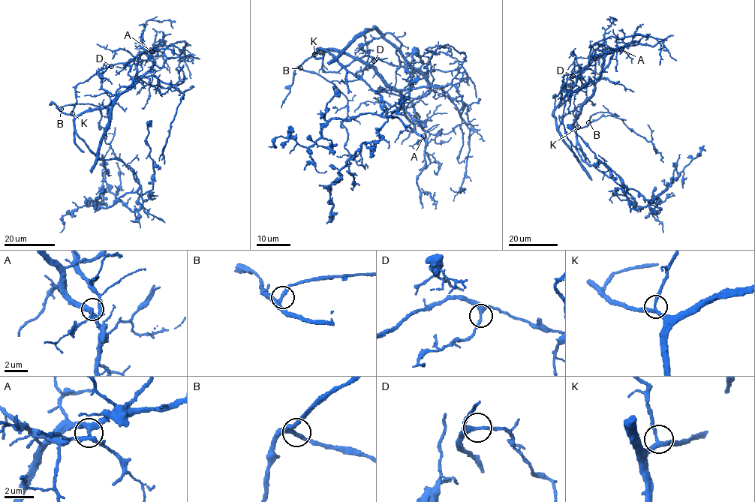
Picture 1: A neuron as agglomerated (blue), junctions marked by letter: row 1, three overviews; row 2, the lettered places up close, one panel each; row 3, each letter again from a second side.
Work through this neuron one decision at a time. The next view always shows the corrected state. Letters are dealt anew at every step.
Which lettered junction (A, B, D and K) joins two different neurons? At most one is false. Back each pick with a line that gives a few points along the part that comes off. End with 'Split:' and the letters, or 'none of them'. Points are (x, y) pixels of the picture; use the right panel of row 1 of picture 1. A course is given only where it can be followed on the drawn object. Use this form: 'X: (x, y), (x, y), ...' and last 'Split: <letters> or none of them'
A: (621, 49), (601, 44), (595, 50), (555, 109), (556, 124), (577, 105), (588, 100), (594, 106)
Split: A

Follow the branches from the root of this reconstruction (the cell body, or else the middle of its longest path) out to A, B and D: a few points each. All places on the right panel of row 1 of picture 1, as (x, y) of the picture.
A: (576, 128), (575, 121), (592, 94), (602, 70), (615, 51), (621, 49)
B: (576, 128), (584, 127), (588, 122)
D: (576, 128), (576, 118), (573, 110), (587, 97), (570, 79), (573, 76)

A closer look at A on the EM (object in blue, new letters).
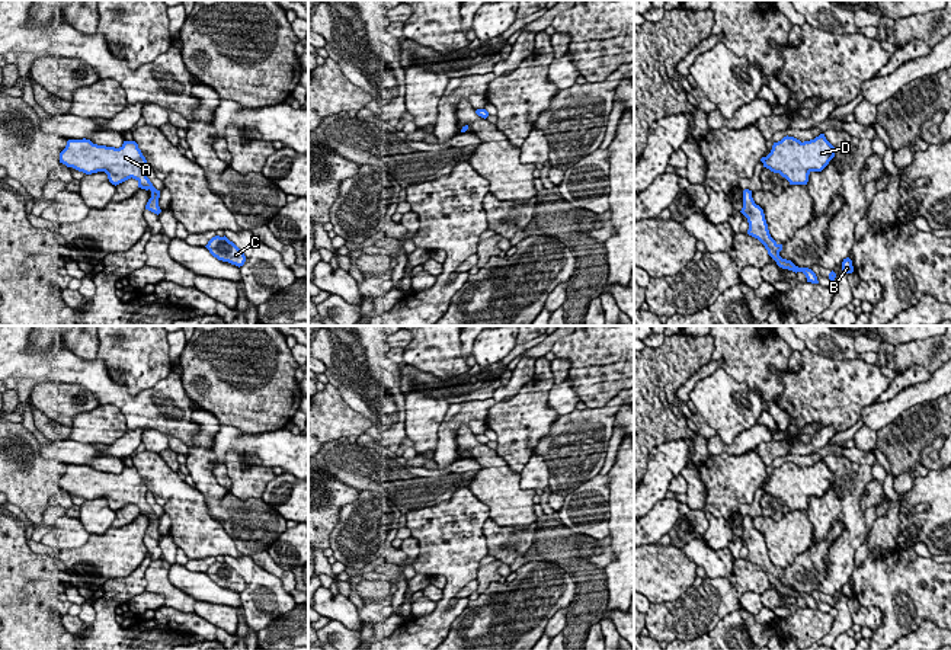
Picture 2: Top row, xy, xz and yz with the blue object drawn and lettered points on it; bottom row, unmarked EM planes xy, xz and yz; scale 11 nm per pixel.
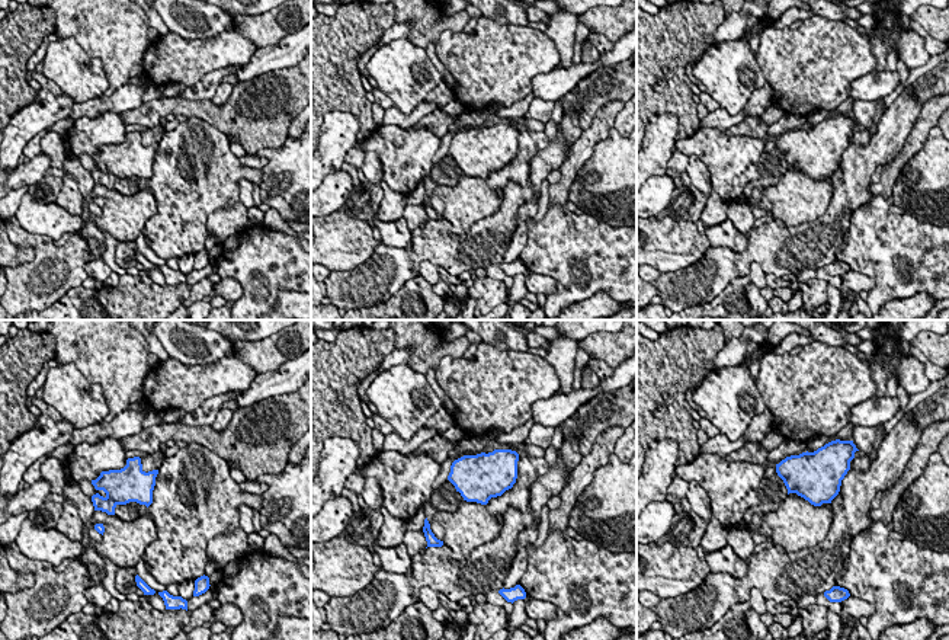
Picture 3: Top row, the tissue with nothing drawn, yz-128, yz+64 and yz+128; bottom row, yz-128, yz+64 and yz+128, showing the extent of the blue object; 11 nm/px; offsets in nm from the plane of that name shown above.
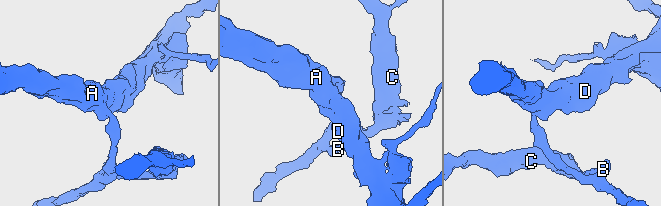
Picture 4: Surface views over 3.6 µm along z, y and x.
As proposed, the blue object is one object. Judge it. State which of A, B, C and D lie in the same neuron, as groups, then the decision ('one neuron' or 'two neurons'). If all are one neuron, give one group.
A D / B C; two neurons

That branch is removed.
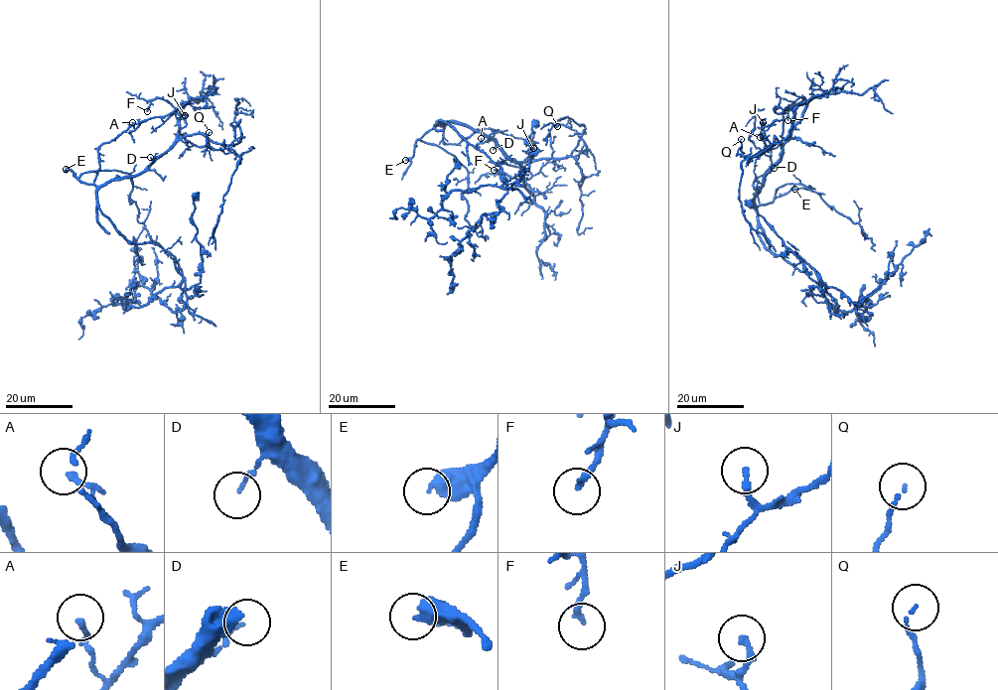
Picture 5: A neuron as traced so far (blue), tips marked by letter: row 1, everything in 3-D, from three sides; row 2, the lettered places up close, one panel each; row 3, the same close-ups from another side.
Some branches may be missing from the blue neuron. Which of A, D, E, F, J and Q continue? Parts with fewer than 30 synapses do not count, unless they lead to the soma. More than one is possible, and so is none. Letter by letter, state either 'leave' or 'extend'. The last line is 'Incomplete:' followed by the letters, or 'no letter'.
A: leave
D: leave
E: extend
F: leave
J: leave
Q: leave
Incomplete: E

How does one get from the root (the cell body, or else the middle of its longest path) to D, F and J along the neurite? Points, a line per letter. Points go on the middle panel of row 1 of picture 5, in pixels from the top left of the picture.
D: (438, 121), (462, 123), (481, 131), (495, 142), (493, 150)
F: (438, 121), (462, 123), (481, 131), (519, 165), (522, 180), (494, 170)
J: (438, 121), (481, 131), (519, 165), (521, 180), (530, 177), (522, 168), (531, 160), (533, 148)

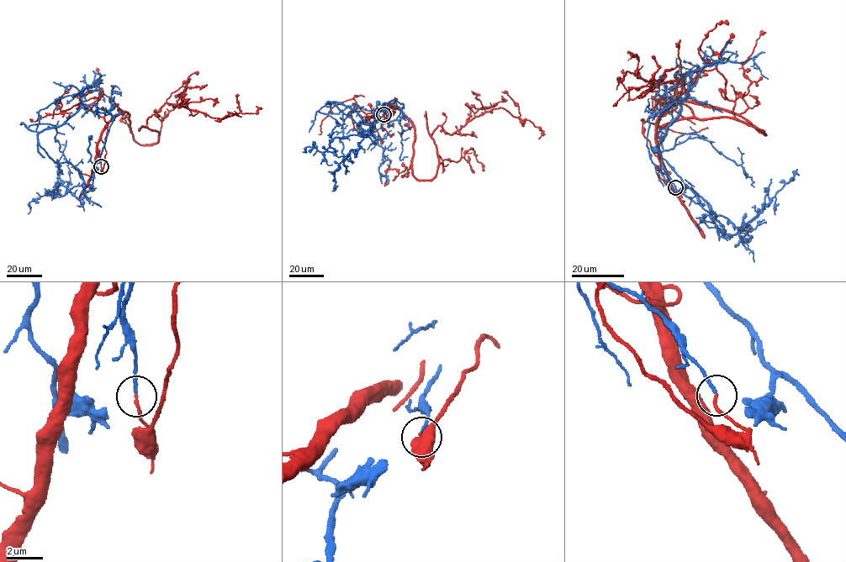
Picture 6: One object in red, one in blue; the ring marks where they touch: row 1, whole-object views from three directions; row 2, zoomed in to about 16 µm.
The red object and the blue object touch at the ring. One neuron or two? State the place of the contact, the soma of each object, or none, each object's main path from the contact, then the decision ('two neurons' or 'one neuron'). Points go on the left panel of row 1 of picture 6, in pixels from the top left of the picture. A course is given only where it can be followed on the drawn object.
at (101, 166); no cell body on red; no cell body on blue; red runs (101, 166), (101, 132), (124, 112), (133, 139), (154, 144), (146, 121), (165, 103), (224, 118), (256, 107); blue runs (101, 166), (114, 117), (92, 104), (38, 136), (54, 161), (78, 170), (80, 199), (62, 185), (57, 160); two neurons

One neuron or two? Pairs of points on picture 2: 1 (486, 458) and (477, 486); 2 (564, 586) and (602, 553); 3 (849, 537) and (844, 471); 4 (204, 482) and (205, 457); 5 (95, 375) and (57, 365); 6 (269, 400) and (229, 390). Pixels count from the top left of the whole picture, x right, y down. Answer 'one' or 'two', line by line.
1: one
2: two
3: one
4: one
5: one
6: one

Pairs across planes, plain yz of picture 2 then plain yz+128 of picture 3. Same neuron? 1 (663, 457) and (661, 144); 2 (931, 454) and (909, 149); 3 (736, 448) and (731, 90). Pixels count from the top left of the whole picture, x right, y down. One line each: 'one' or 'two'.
1: one
2: one
3: two

